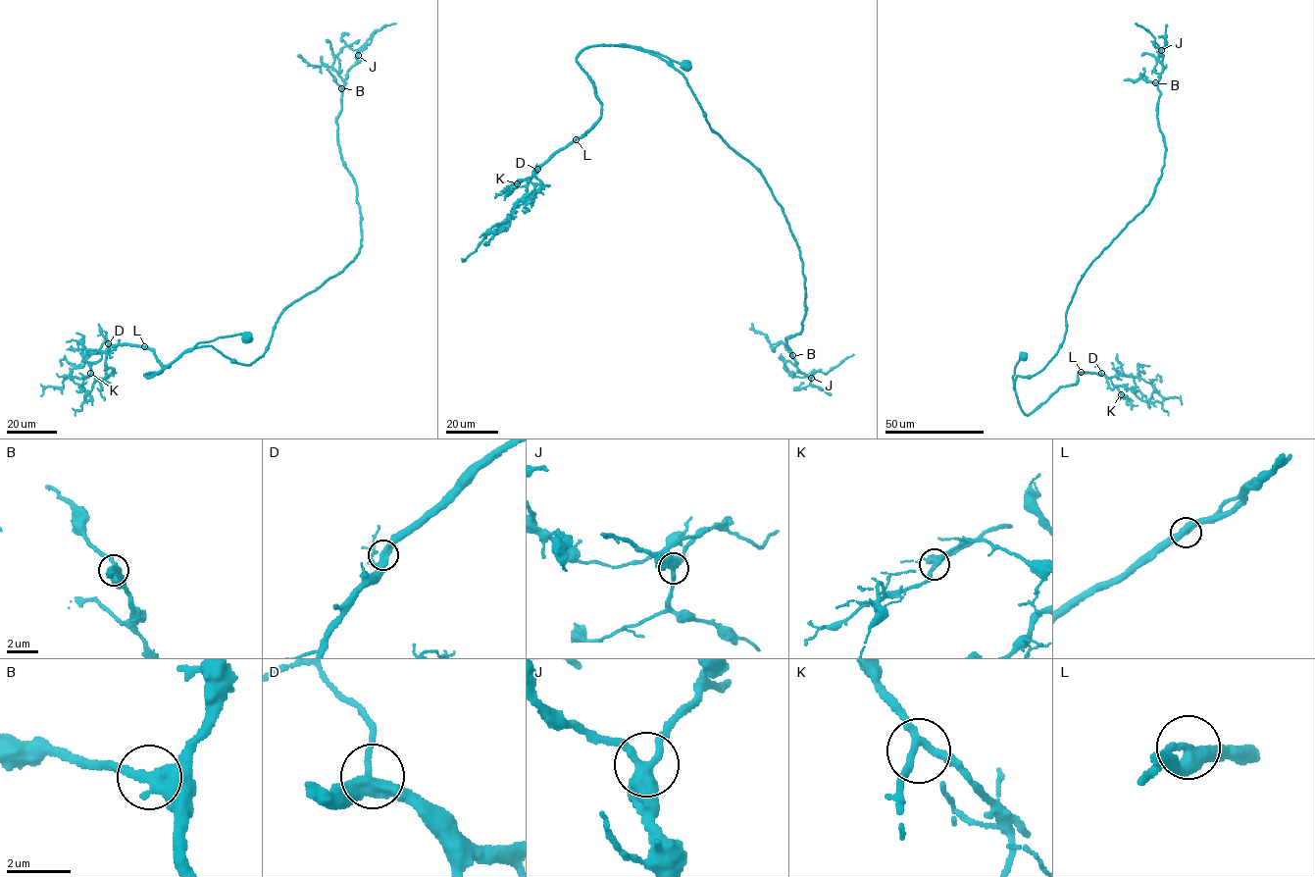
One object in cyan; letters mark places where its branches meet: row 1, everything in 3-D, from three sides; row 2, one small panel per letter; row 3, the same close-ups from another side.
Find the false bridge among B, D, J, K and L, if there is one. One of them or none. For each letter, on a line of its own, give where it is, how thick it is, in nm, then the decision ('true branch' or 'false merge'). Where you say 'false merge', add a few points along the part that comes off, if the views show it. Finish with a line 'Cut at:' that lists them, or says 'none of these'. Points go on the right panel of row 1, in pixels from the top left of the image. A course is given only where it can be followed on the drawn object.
B: (1155, 82) | 400 nm | true branch
D: (1101, 373) | 360 nm | true branch
J: (1161, 50) | 360 nm | true branch
K: (1121, 394) | 220 nm | true branch
L: (1081, 372) | 440 nm | true branch
Cut at: none of these

